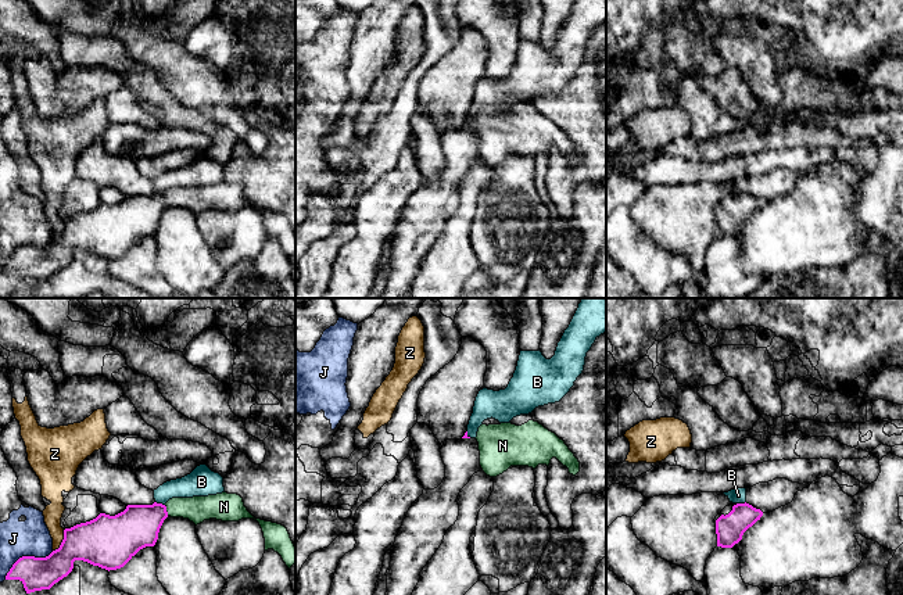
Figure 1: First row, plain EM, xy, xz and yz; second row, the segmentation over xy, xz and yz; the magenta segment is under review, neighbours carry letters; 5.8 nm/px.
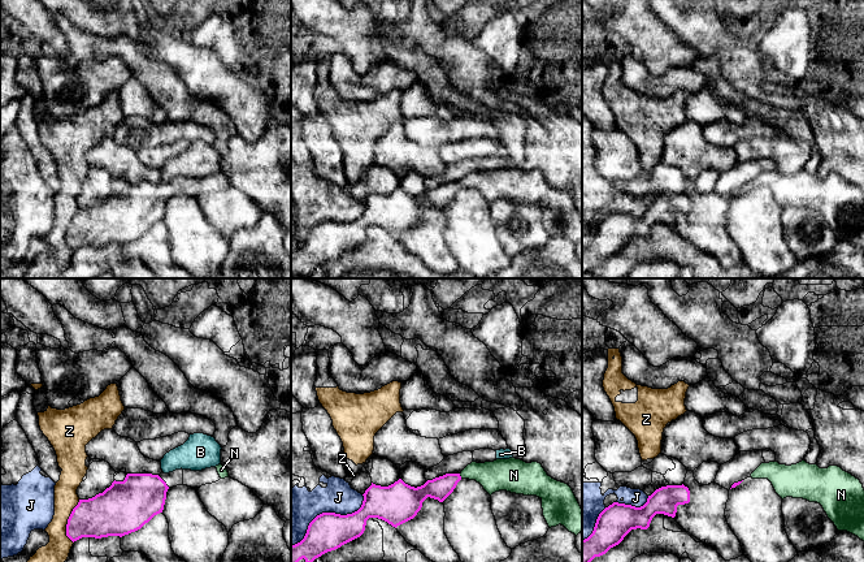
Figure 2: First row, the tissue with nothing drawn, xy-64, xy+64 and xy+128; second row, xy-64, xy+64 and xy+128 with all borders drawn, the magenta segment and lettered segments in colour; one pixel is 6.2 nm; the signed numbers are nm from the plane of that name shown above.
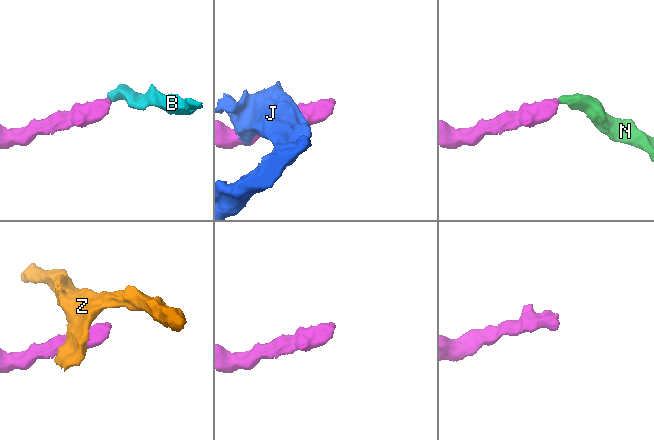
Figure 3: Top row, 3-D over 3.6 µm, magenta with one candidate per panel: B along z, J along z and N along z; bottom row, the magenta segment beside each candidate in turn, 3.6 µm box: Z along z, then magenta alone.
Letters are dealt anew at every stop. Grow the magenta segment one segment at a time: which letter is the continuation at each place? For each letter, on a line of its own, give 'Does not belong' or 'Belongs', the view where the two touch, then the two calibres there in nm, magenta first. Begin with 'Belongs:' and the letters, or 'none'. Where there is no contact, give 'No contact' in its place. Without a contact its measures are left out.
Belongs: N
B: Does not belong. Touches magenta in xy. Thickness 240 nm (magenta) against 150 nm
J: Does not belong. Touches magenta in xy. Thickness 190 nm (magenta) against 200 nm
N: Belongs. Touches magenta in xy. Thickness 240 nm (magenta) against 150 nm
Z: Does not belong. Touches magenta in xy. Thickness 300 nm (magenta) against 110 nm

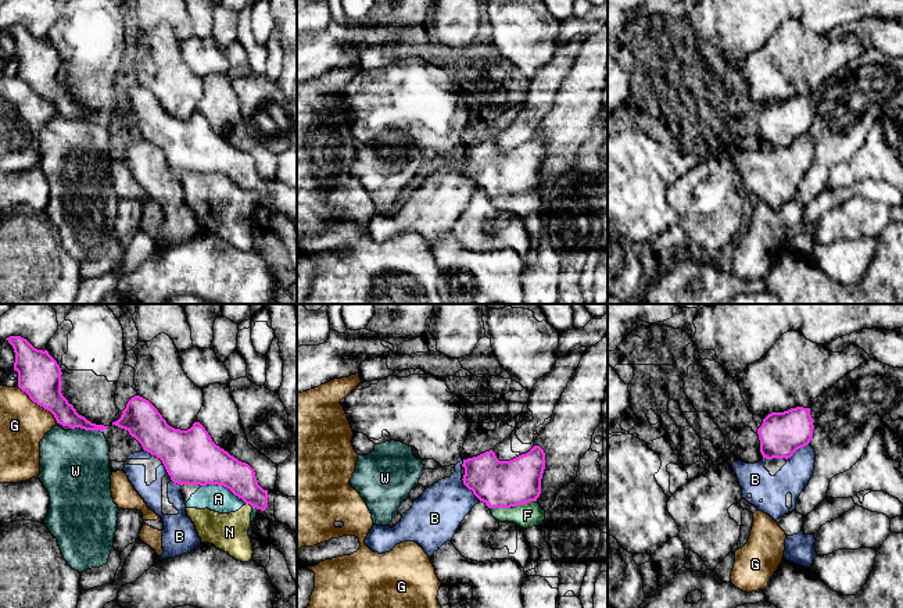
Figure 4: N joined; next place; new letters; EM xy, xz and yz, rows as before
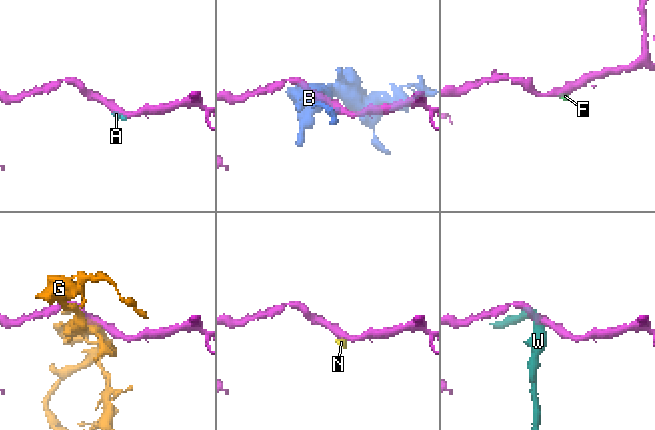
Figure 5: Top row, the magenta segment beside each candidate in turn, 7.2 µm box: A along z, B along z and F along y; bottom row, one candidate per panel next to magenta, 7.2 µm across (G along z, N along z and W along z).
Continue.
Belongs: B
A: Does not belong. Touches magenta in xy. Thickness 280 nm (magenta) against 150 nm
B: Belongs. Touches magenta in yz. Thickness 260 nm (magenta) against 170 nm
F: Does not belong. Touches magenta in xz. Thickness 280 nm (magenta) against 140 nm
G: Does not belong. Touches magenta in xy. Thickness 260 nm (magenta) against 280 nm
N: Does not belong. Touches magenta in xy. Thickness 180 nm (magenta) against 220 nm
W: Does not belong. Touches magenta in xy. Thickness 130 nm (magenta) against 400 nm

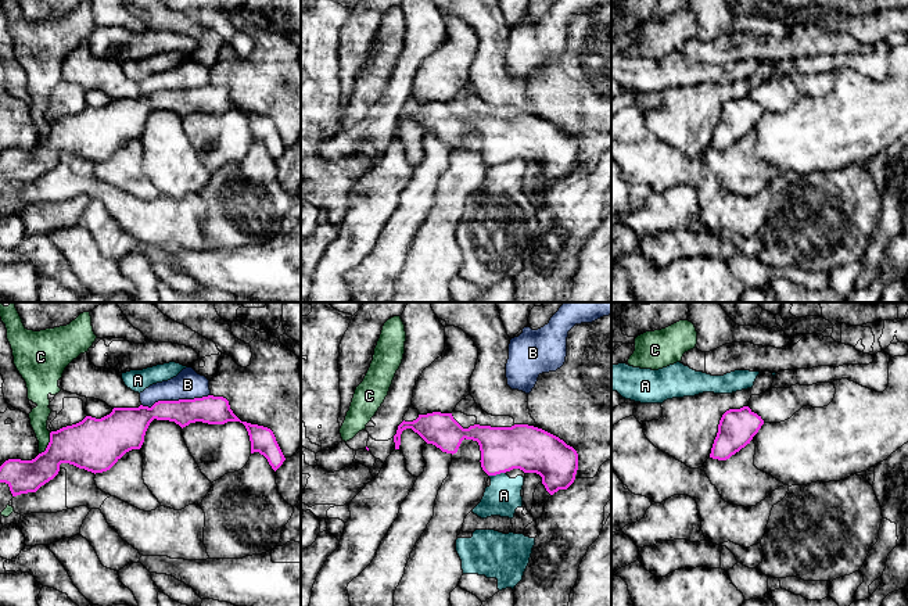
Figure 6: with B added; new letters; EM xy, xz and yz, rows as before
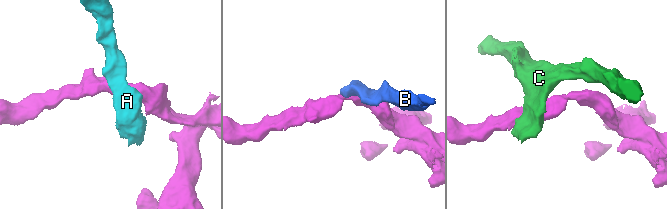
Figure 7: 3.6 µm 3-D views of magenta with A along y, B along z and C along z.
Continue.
Belongs: none
A: Does not belong. Touches magenta in xz. Thickness 260 nm (magenta) against 200 nm
B: Does not belong. Touches magenta in xy. Thickness 160 nm (magenta) against 170 nm
C: Does not belong. Touches magenta in xy. Thickness 300 nm (magenta) against 110 nm

